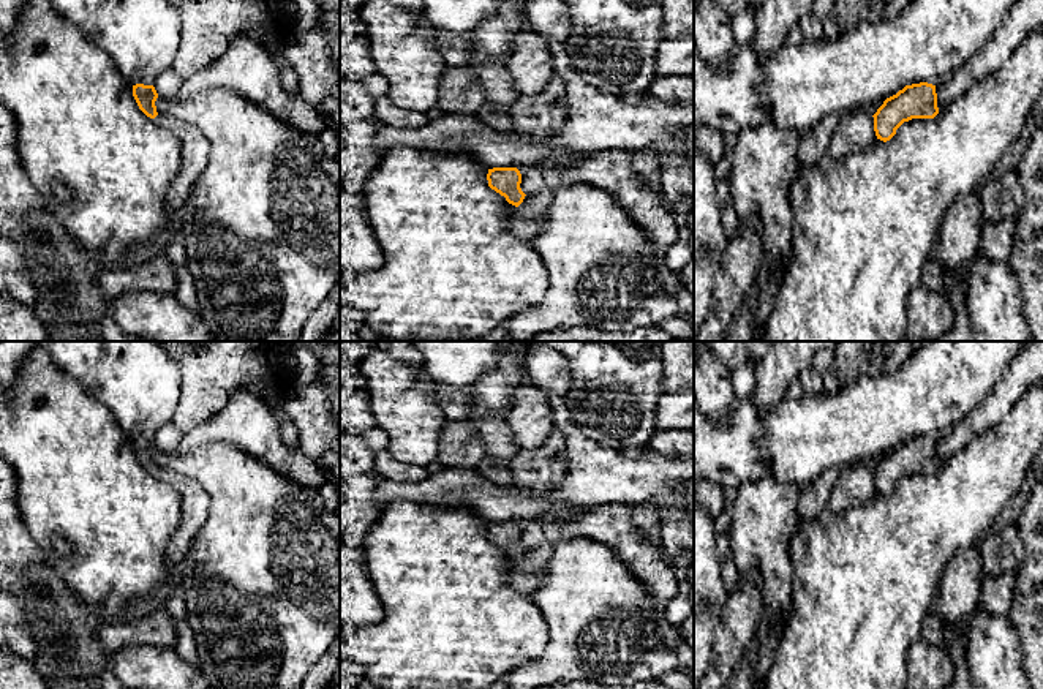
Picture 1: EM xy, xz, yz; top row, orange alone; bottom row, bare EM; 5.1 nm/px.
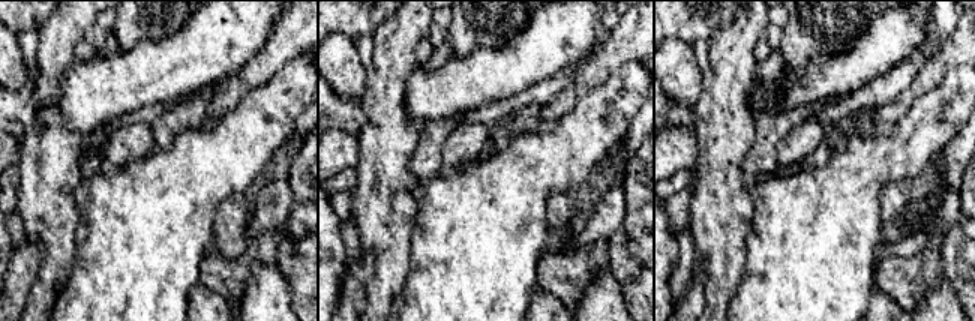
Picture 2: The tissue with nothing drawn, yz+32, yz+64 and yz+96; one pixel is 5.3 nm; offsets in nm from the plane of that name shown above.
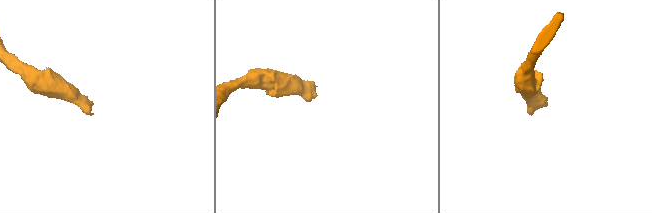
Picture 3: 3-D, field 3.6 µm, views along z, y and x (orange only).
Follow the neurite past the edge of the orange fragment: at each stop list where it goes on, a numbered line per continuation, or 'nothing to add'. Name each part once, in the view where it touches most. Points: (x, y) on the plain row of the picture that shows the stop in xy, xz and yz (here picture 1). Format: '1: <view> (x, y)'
1: xz (528, 571)

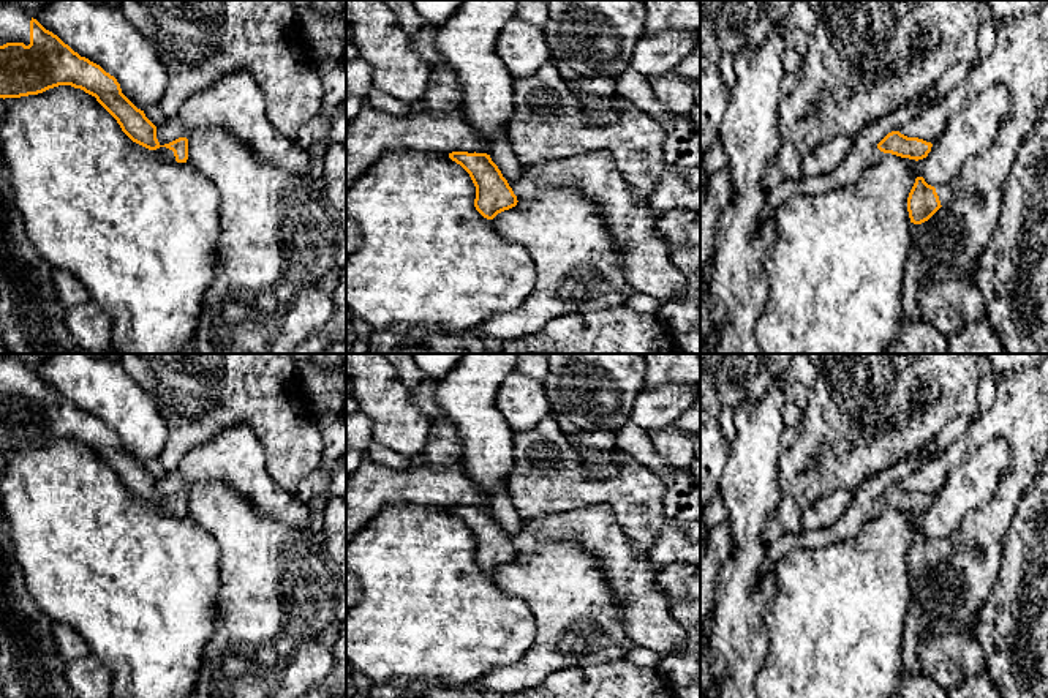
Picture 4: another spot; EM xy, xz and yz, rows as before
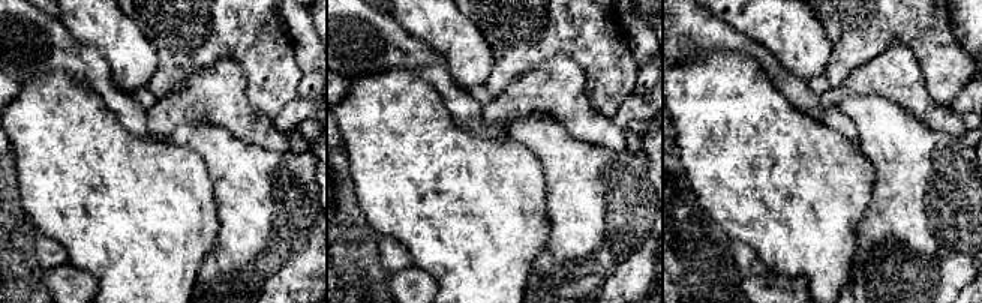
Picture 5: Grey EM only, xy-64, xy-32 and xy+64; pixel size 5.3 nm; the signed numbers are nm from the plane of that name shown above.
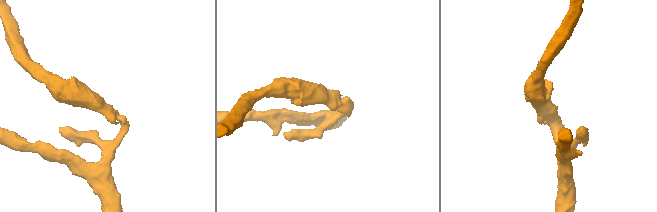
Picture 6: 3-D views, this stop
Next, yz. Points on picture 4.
1: yz (944, 545)

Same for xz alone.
nothing to add

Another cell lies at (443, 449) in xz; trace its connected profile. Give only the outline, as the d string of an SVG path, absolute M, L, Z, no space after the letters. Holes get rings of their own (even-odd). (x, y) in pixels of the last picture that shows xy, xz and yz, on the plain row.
M446 415L430 422L427 444L420 453L428 467L450 467L462 461L463 445L457 428Z

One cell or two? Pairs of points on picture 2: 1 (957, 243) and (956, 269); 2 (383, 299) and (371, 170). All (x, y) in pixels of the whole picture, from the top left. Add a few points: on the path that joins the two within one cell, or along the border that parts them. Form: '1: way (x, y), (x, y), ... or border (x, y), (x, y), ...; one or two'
1: way (957, 249), (957, 263); one
2: way (386, 266), (383, 201); one

